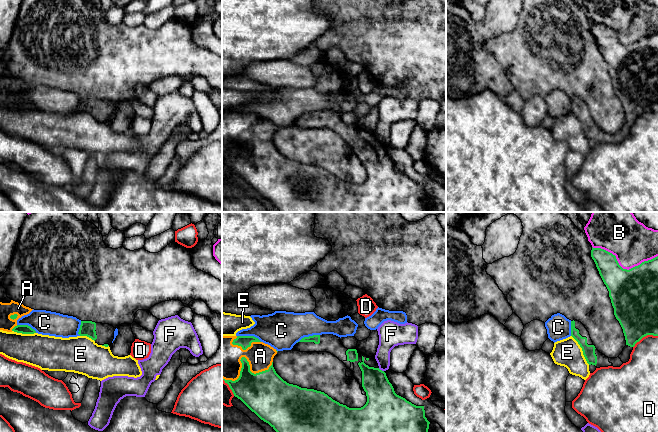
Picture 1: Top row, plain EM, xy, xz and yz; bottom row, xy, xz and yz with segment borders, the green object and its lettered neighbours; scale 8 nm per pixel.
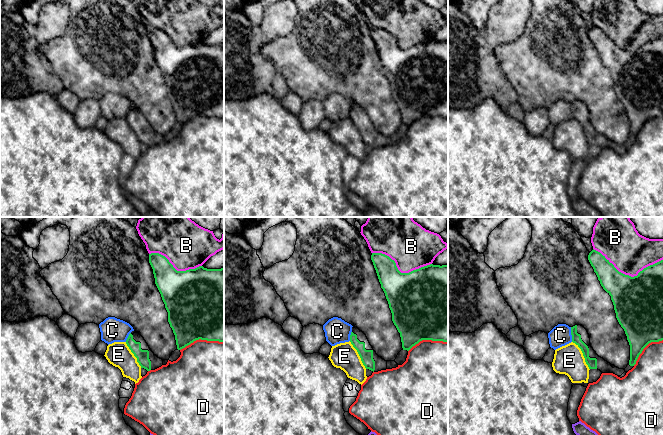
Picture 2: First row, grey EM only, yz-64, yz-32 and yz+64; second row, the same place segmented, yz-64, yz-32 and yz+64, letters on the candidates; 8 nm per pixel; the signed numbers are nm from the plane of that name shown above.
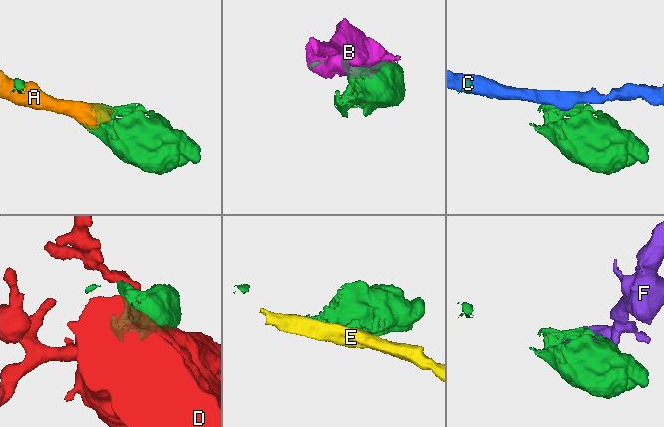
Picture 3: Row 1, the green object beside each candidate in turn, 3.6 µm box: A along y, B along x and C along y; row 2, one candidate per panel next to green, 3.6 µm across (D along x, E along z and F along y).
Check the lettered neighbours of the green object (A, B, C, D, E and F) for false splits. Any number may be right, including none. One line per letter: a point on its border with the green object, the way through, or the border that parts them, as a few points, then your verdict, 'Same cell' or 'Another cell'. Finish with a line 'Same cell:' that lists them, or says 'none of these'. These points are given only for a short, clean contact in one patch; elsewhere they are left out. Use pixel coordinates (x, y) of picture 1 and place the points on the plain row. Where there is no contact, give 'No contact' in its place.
A: Touches green at xz (244, 133). Same cell
B: Touches green at yz (622, 44). Another cell
C: Touches green at xz (249, 112). Another cell
D: Touches green at yz (644, 112). Another cell
E: Touches green at yz (582, 126). Another cell
F: Touches green at xz (381, 146). Boundary: xz (378, 144), (383, 147). Another cell
Same cell: A

